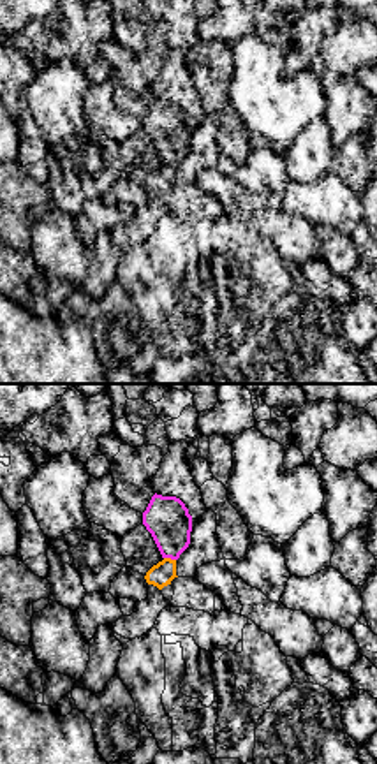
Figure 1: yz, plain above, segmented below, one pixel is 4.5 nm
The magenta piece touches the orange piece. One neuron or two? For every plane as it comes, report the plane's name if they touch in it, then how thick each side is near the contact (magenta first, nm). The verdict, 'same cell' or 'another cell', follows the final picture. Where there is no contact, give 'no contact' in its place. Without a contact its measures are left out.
yz | 200/110 nm

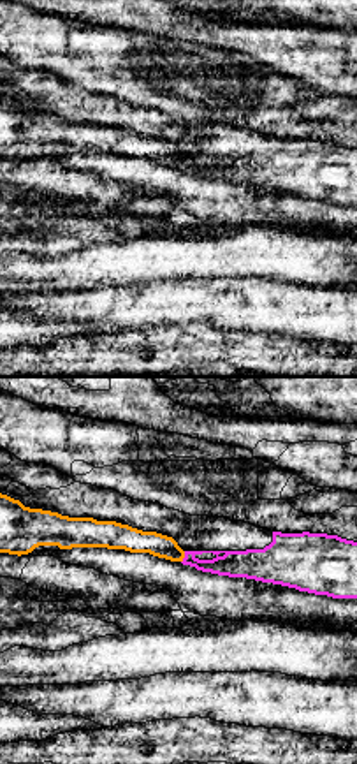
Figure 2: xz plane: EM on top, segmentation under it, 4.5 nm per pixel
xz | 130/110 nm

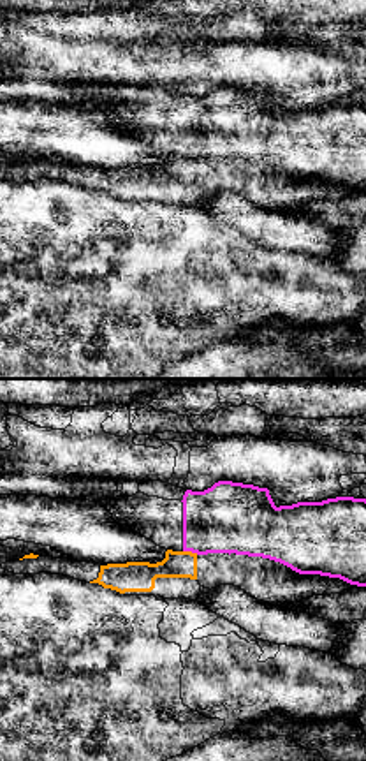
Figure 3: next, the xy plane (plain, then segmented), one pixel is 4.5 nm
xy | 320/130 nm

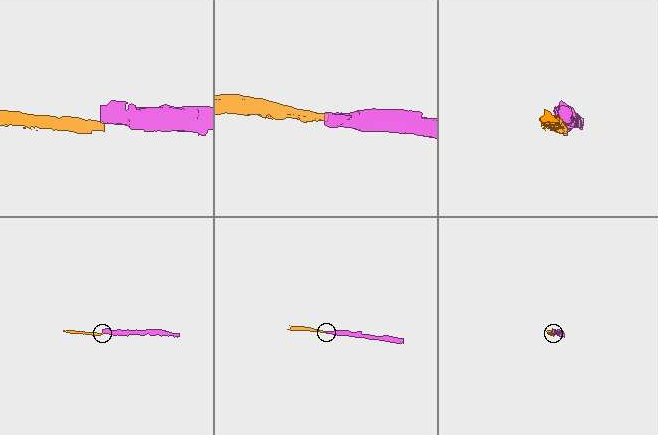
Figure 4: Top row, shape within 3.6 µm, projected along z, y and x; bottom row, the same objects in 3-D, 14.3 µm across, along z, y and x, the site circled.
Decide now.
another cell

